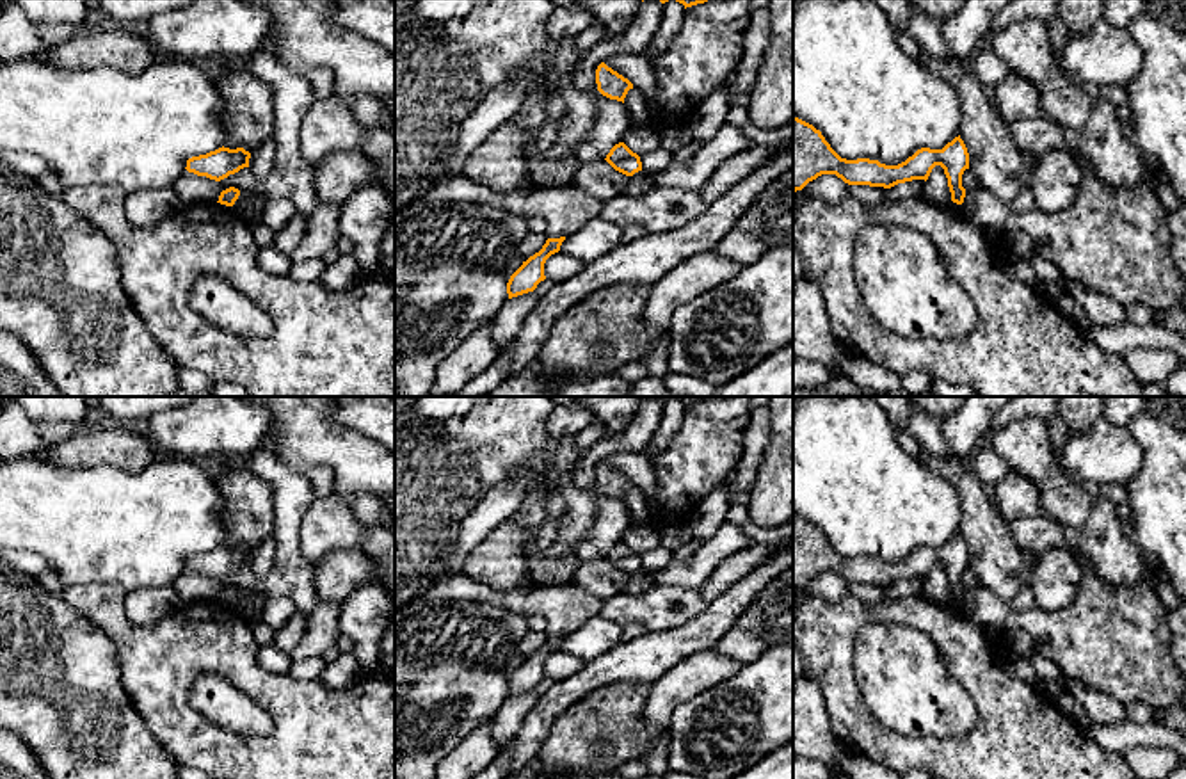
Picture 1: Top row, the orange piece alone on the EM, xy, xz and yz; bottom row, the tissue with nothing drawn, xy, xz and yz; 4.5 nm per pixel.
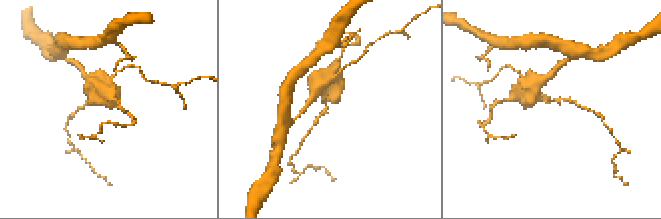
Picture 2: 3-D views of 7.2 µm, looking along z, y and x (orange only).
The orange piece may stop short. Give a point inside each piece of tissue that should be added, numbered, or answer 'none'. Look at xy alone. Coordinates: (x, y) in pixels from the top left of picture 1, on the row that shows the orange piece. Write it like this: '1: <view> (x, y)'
none

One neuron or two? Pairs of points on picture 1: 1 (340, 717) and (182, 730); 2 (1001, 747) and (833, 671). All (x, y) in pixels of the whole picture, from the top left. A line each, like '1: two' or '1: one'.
1: one
2: one

